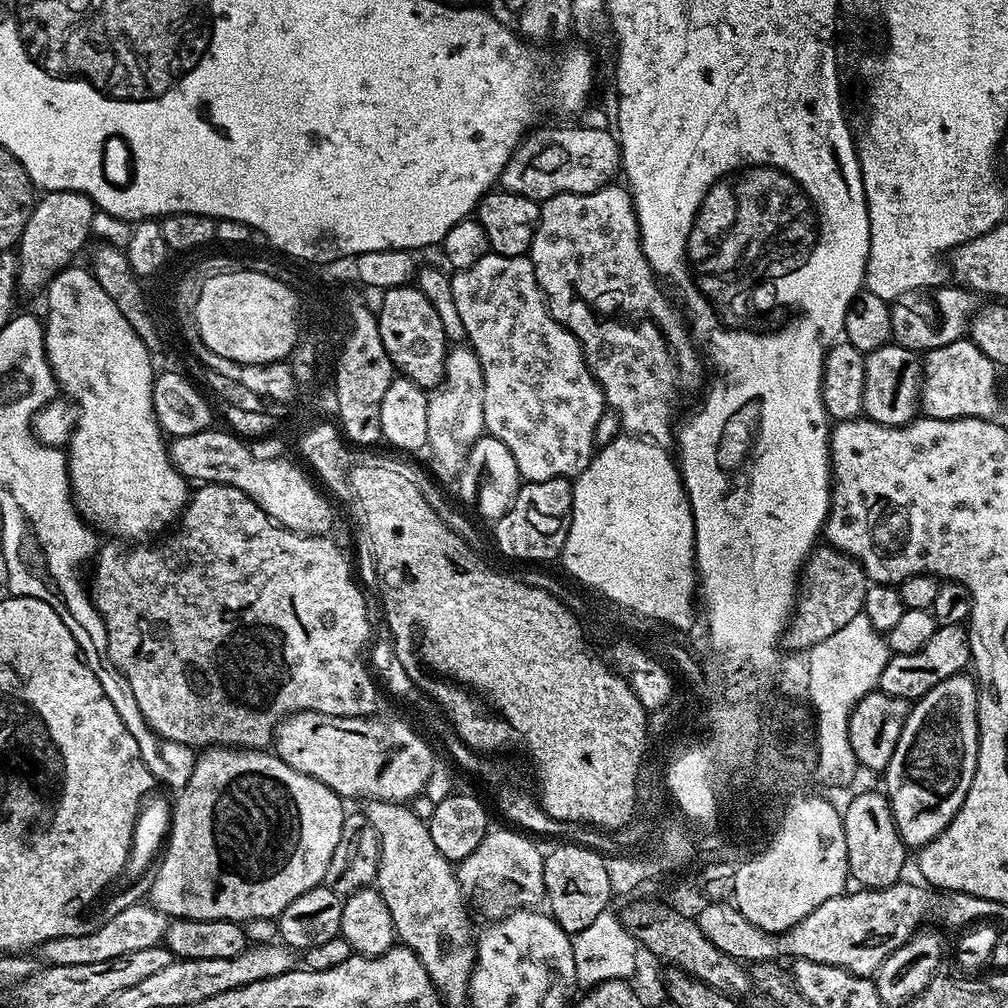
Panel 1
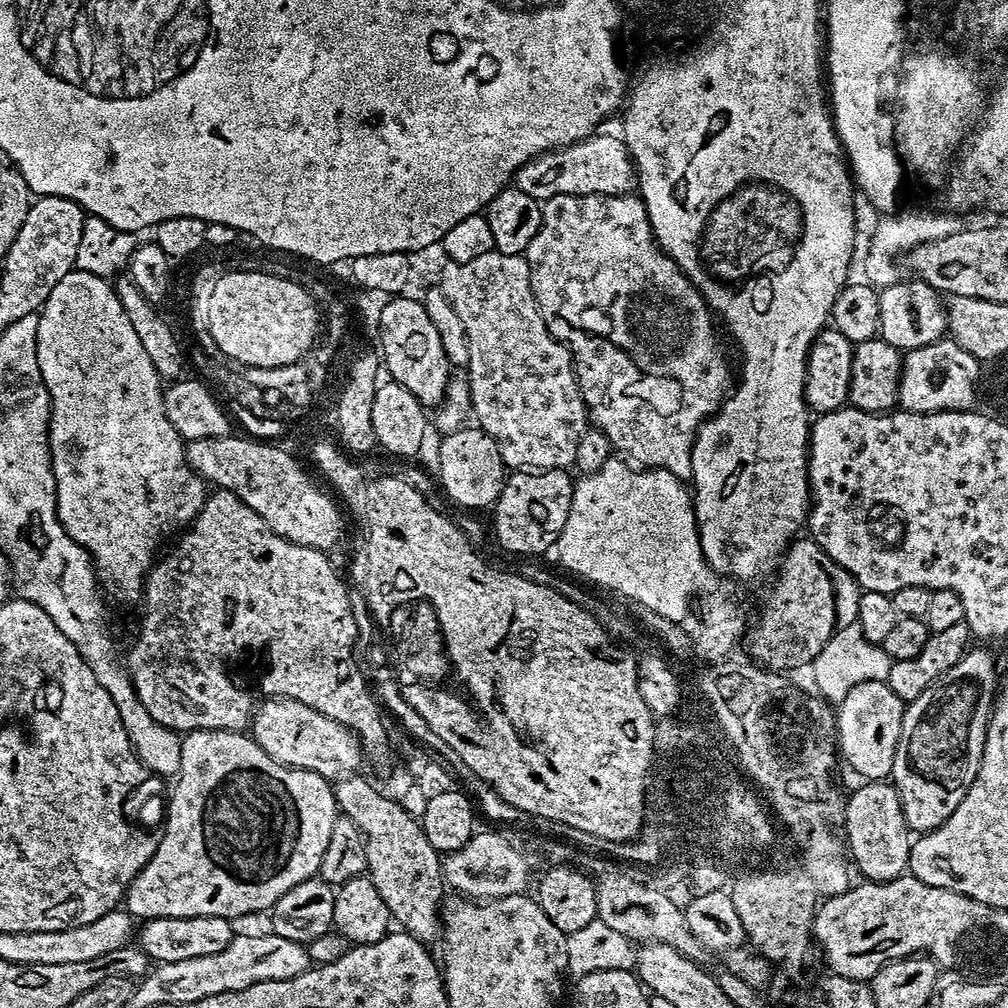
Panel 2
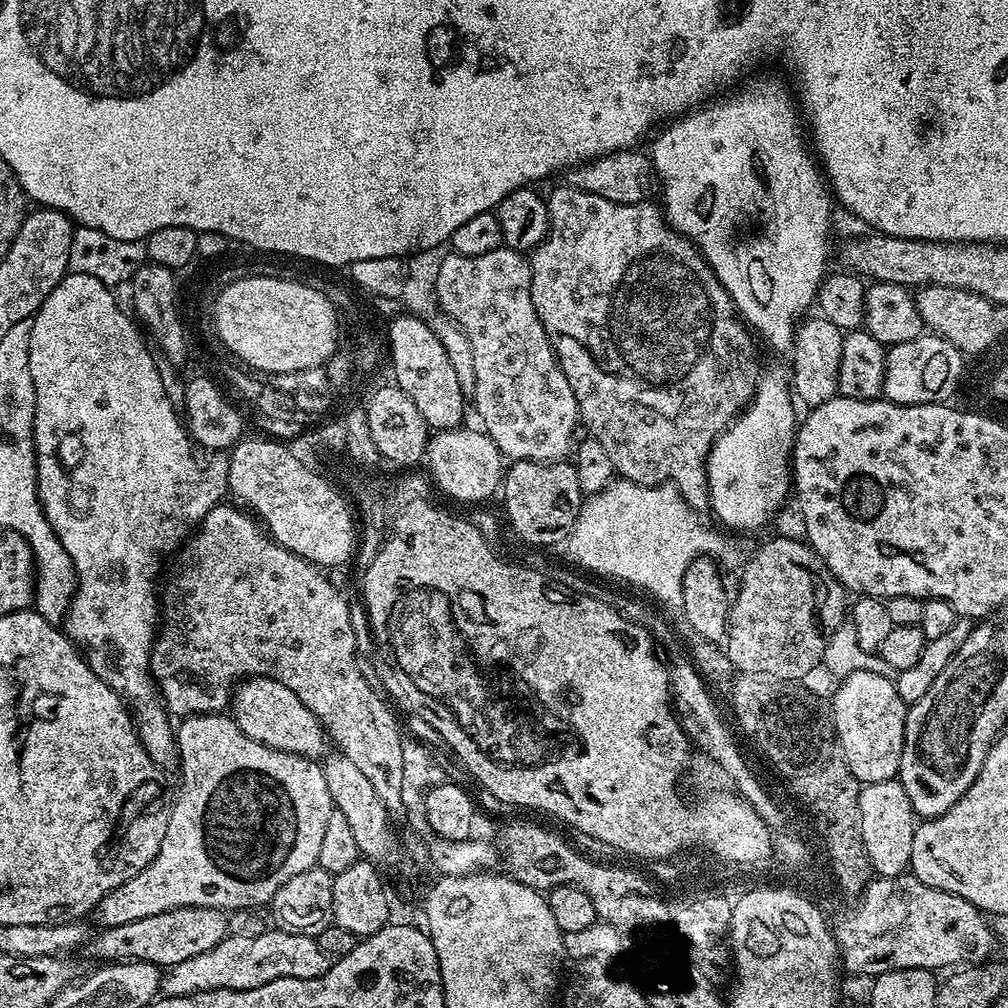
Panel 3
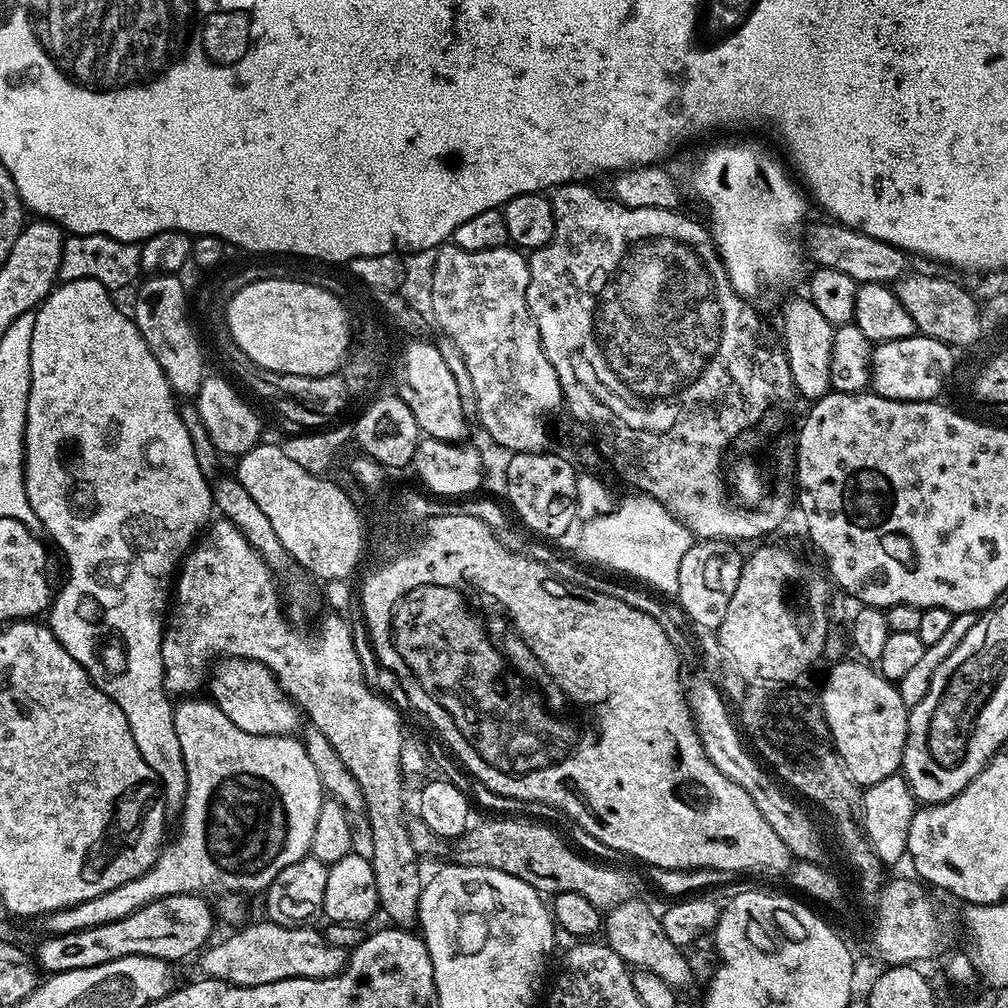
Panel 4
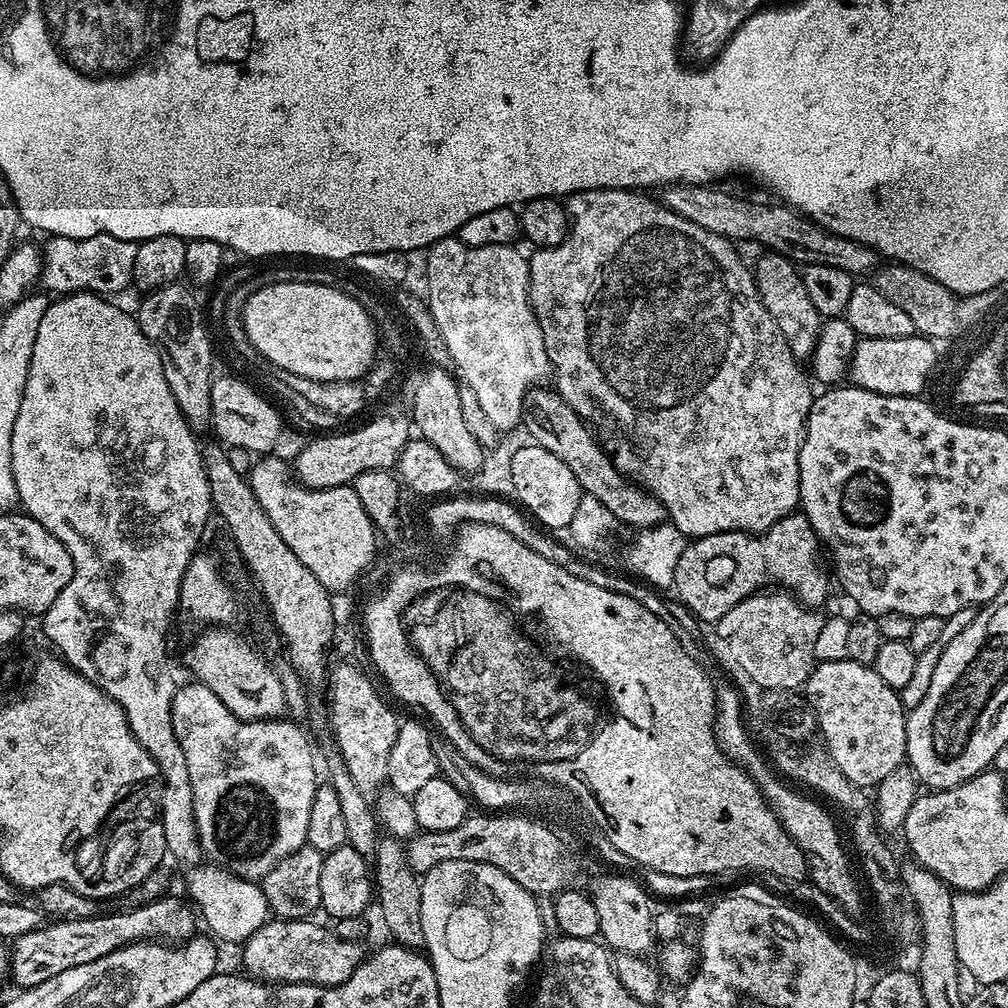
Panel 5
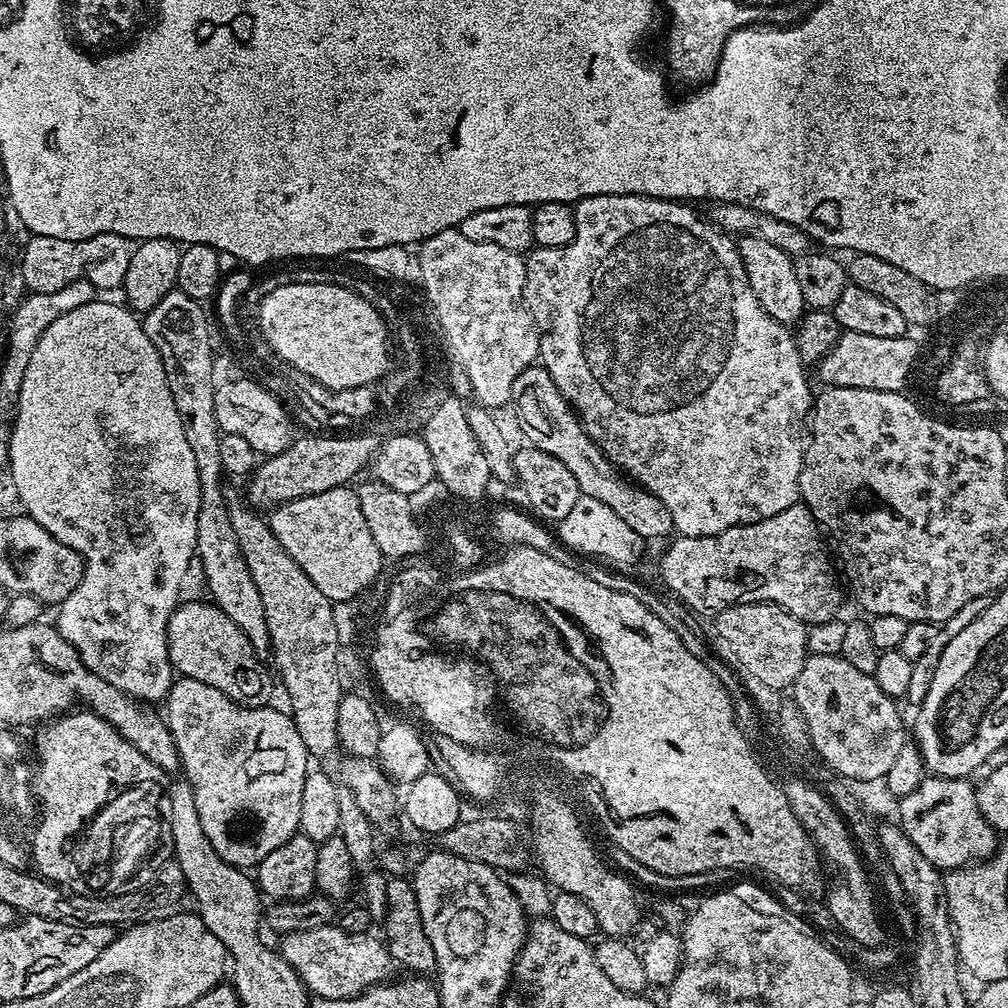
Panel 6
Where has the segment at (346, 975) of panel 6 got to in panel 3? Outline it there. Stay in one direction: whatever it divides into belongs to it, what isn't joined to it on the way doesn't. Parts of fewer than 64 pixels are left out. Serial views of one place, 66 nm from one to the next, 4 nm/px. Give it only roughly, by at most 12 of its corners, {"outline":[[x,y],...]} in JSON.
{"outline":[[291,930],[225,936],[163,969],[160,992],[189,996],[318,978],[330,957]]}

